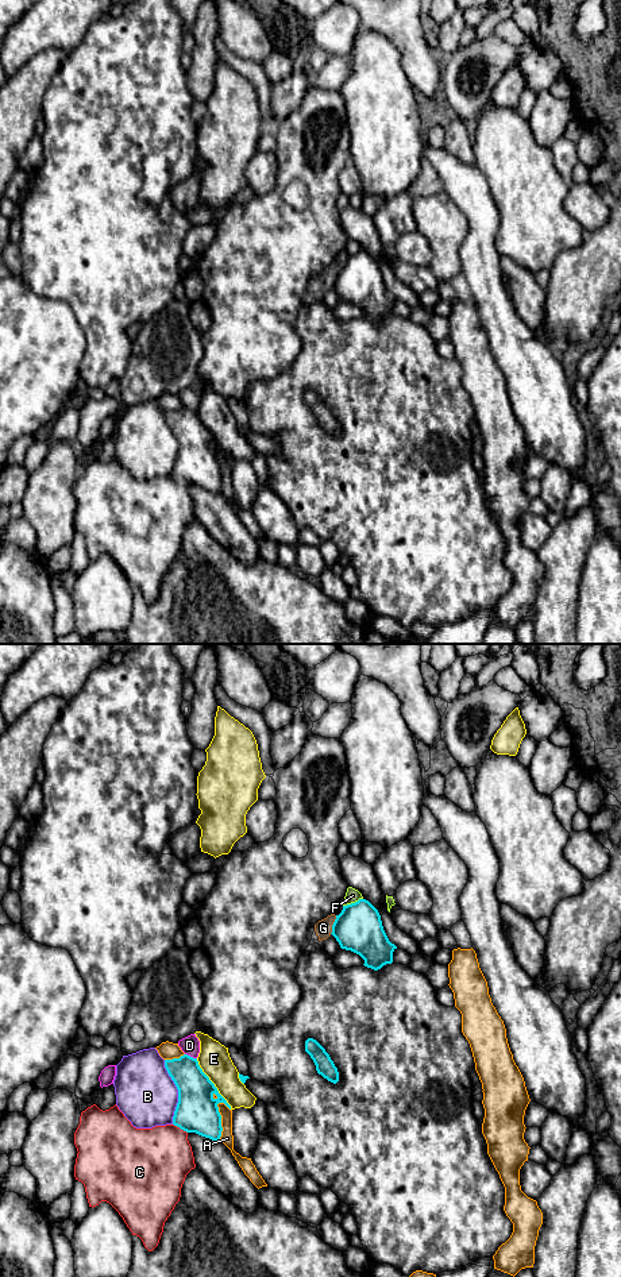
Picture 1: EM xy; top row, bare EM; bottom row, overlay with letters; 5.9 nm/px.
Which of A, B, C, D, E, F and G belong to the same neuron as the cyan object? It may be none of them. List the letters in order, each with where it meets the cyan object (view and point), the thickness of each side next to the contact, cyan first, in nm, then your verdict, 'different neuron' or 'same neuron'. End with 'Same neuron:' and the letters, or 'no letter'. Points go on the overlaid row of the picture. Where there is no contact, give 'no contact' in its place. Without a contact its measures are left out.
A: xy (220, 1119) | 240/80 nm | different neuron
B: xy (178, 1092) | 240/360 nm | different neuron
C: xy (180, 1127) | 240/400 nm | different neuron
D: xy (189, 1056) | 220/110 nm | different neuron
E: xy (213, 1084) | 240/190 nm | different neuron
F: xy (353, 903) | 280/90 nm | different neuron
G: xy (332, 925) | 280/100 nm | different neuron
Same neuron: no letter

